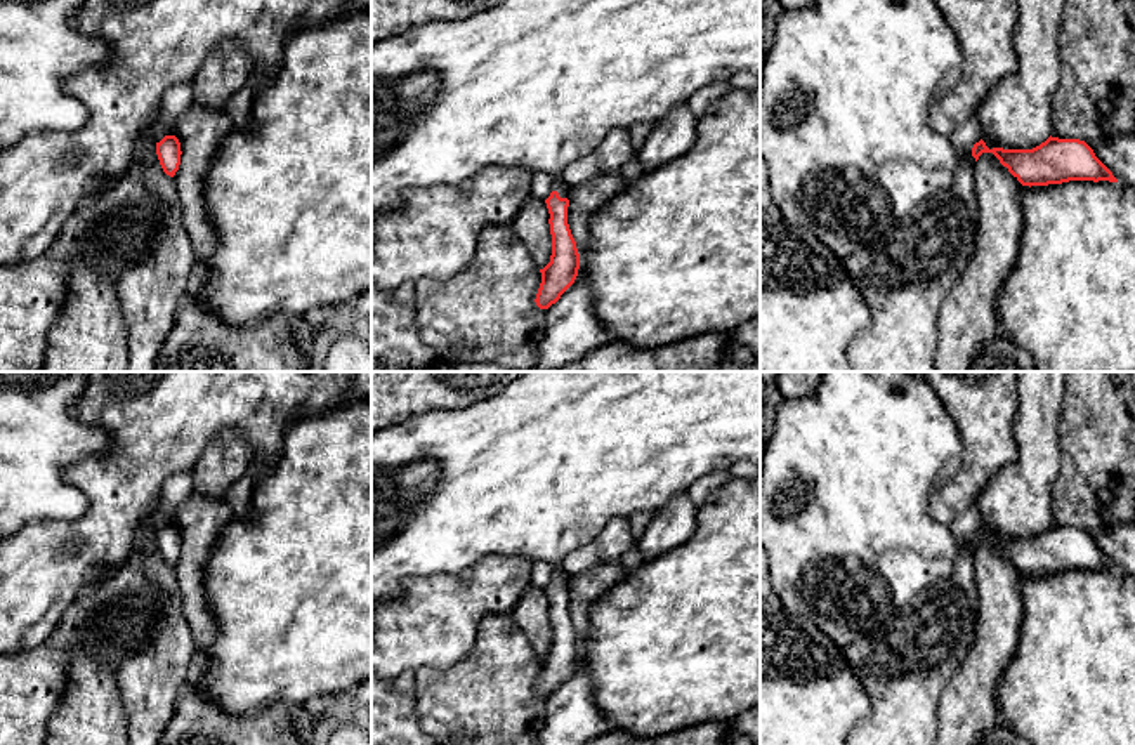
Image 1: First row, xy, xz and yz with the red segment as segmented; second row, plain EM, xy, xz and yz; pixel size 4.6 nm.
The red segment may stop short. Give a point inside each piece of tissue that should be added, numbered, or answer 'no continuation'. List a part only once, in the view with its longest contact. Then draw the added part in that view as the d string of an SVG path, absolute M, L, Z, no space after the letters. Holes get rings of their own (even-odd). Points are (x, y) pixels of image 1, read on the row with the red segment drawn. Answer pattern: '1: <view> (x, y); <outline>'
1: xz (538, 84); M502 0L465 19L430 21L371 45L371 219L404 207L404 193L463 184L491 165L526 167L548 174L561 198L571 193L564 170L592 153L614 129L659 122L687 104L701 87L729 80L734 73L760 76L760 0Z

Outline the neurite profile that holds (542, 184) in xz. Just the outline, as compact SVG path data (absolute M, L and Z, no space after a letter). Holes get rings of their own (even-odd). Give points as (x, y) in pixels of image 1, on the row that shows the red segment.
M535 172L531 181L531 198L547 200L554 191L554 179L548 174Z

